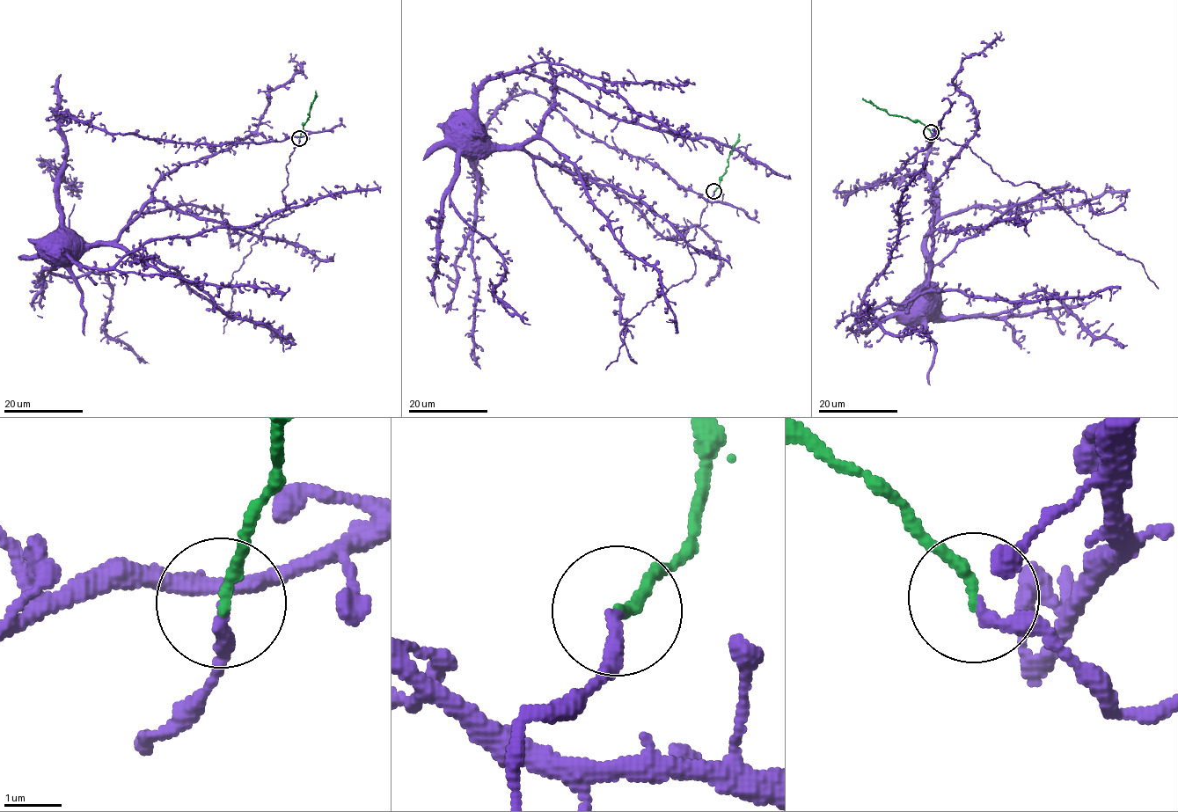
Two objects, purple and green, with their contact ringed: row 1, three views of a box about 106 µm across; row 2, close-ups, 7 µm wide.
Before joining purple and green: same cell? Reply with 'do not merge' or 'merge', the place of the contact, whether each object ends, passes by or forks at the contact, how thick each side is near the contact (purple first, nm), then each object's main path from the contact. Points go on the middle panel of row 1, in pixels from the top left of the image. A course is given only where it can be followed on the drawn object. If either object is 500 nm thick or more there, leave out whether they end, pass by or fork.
merge | (713, 191) | purple ends | green ends | 200/190 nm | purple via (713, 191), (534, 93), (486, 126), (481, 179), (470, 152), (528, 142), (549, 81), (784, 177) | green via (713, 191), (719, 186), (720, 178), (726, 171), (728, 155), (738, 134)

